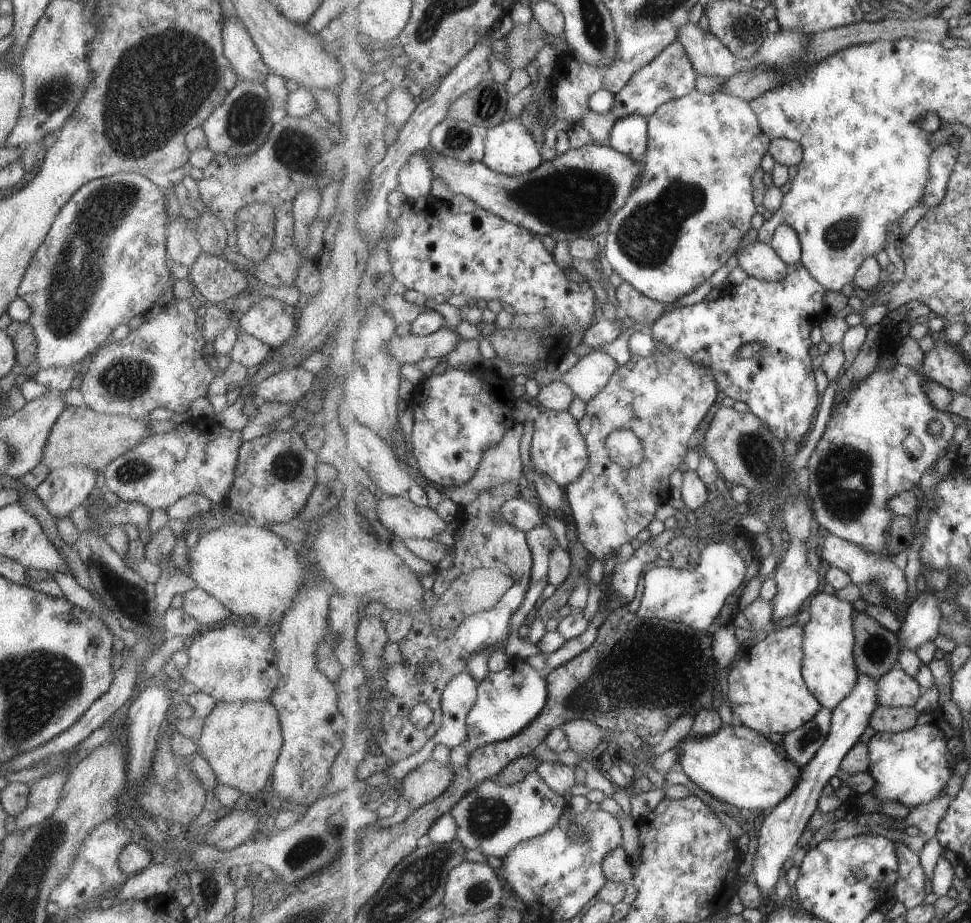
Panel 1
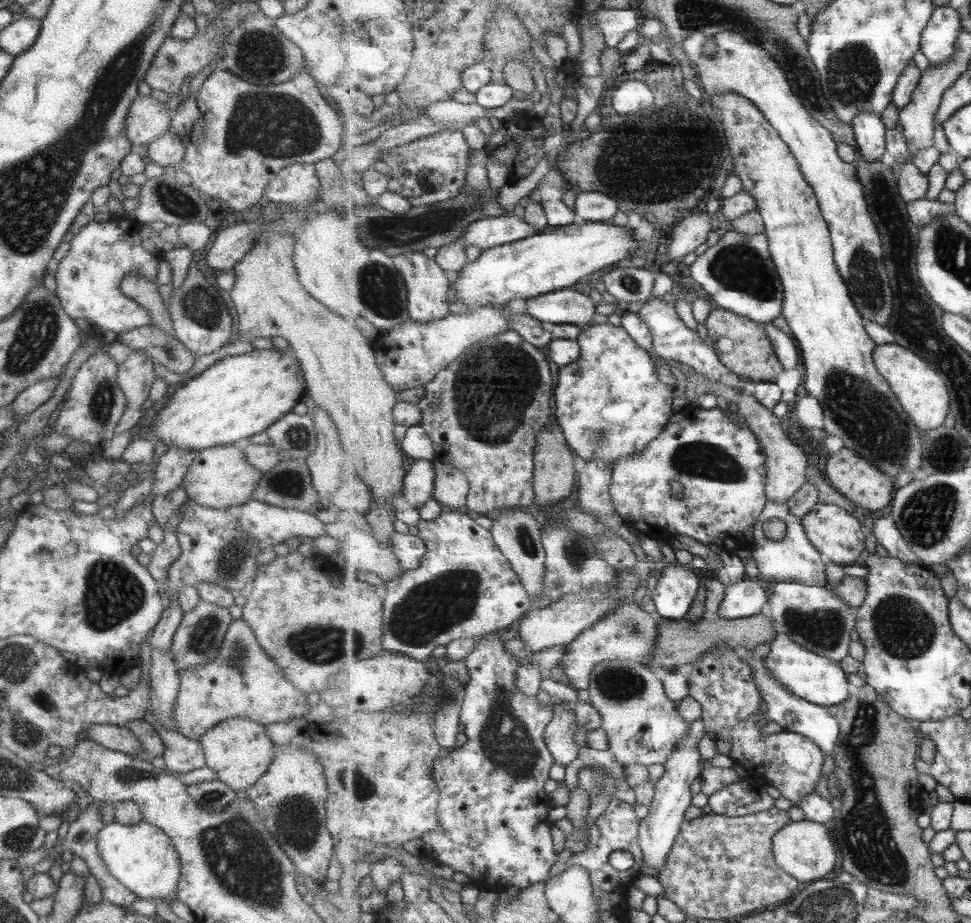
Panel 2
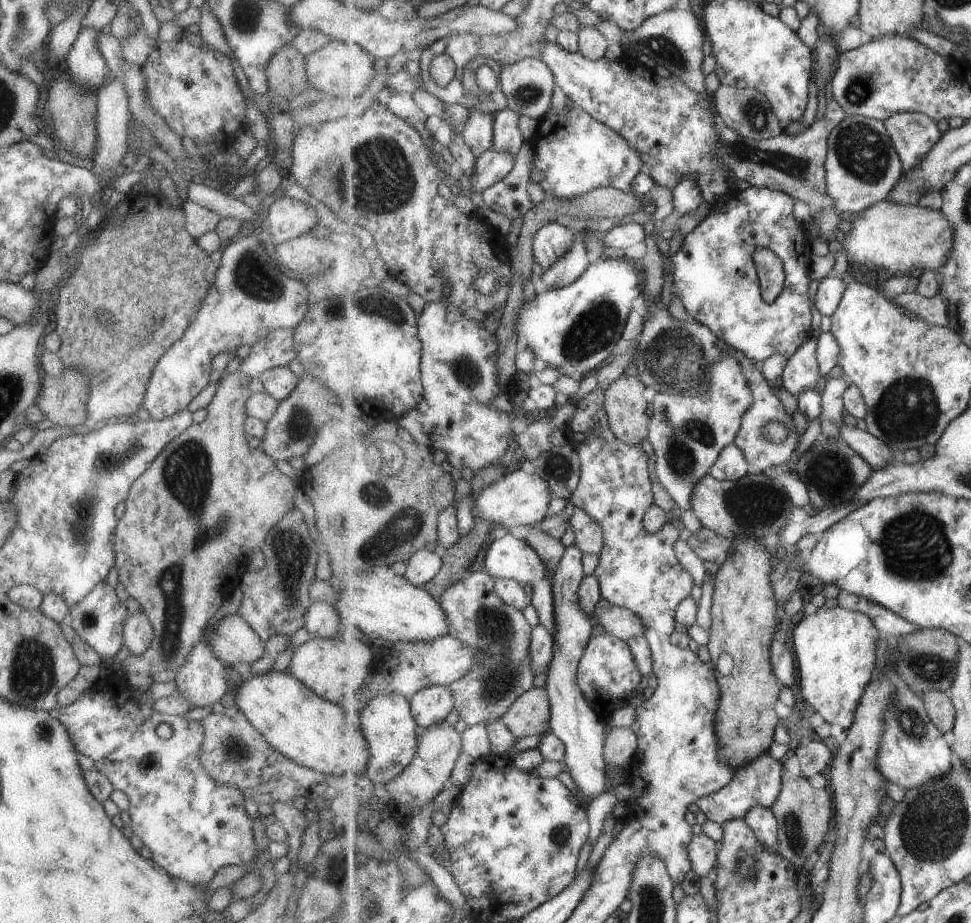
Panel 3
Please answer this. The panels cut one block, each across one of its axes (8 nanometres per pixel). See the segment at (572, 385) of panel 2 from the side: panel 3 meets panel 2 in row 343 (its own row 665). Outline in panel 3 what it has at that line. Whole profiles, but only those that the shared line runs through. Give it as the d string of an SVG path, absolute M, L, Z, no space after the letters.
M597 629L591 637L587 648L585 649L583 660L579 664L579 686L595 712L603 720L609 720L609 715L613 709L620 708L627 704L627 695L636 692L639 682L641 682L640 667L637 666L637 660L633 656L632 647L628 641L617 638L617 635L608 631Z

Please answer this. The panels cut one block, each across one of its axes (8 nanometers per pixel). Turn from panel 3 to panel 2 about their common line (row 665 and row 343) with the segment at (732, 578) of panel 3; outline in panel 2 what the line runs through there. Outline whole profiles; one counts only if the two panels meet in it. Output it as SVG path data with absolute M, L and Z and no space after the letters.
M716 306L709 314L705 327L713 342L723 337L728 337L733 342L732 351L727 353L718 351L718 354L721 362L725 363L725 366L728 366L735 374L751 380L753 385L757 382L777 382L777 376L783 372L784 366L780 358L777 358L765 325Z

